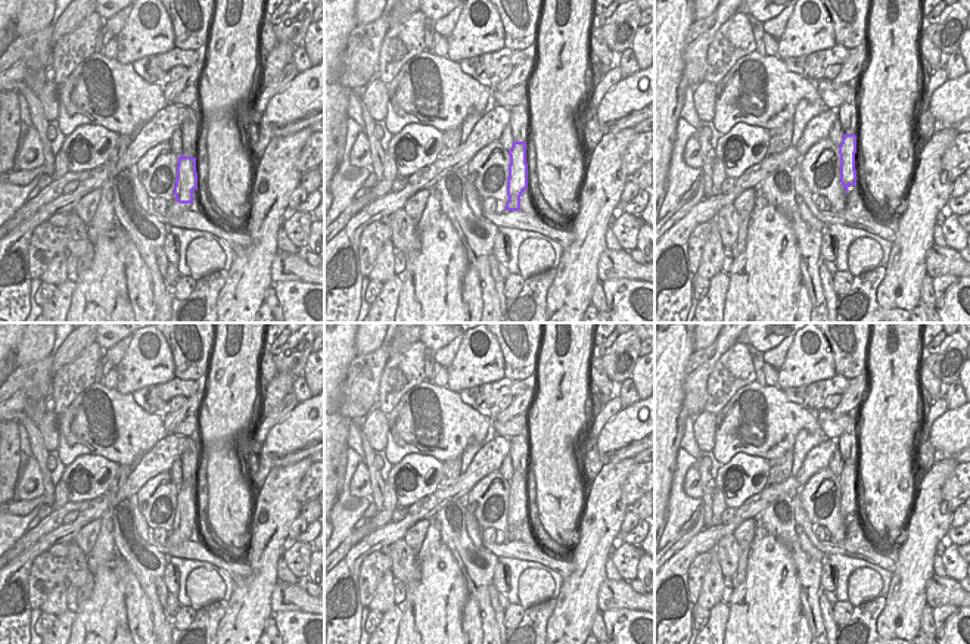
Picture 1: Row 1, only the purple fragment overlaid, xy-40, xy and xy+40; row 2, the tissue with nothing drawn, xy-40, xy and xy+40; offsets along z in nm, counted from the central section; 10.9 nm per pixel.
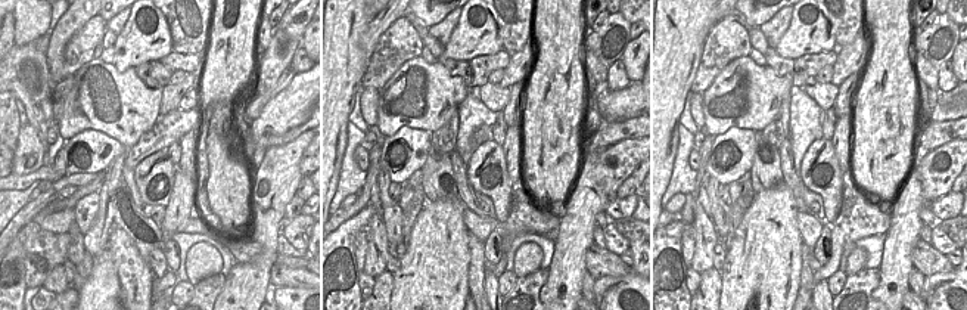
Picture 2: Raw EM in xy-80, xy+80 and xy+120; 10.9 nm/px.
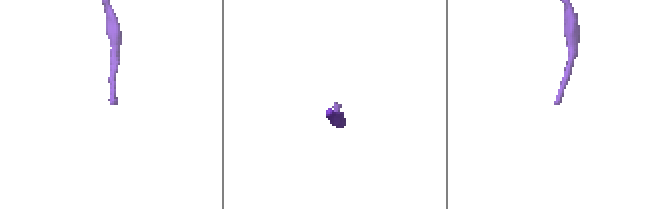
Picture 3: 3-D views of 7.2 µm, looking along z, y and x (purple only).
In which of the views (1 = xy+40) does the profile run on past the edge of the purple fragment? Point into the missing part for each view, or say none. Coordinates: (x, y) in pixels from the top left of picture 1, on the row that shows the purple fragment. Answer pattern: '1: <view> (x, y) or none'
1: none

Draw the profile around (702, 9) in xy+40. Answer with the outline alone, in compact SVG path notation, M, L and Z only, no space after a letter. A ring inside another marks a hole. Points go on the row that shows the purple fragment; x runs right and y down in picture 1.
M693 0L694 19L705 19L713 13L721 0Z

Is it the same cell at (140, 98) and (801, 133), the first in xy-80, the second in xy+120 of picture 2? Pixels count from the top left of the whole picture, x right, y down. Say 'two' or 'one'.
two

